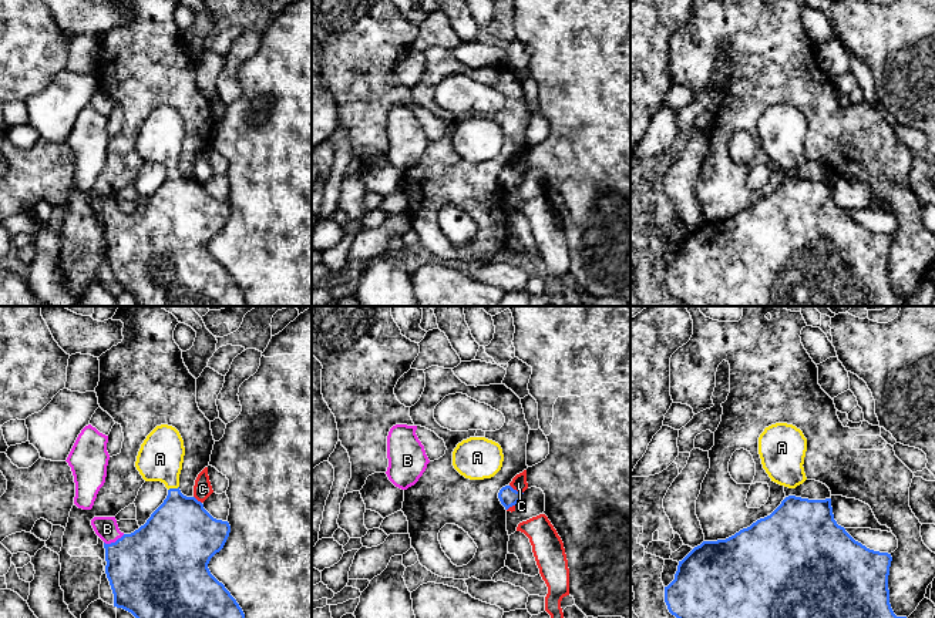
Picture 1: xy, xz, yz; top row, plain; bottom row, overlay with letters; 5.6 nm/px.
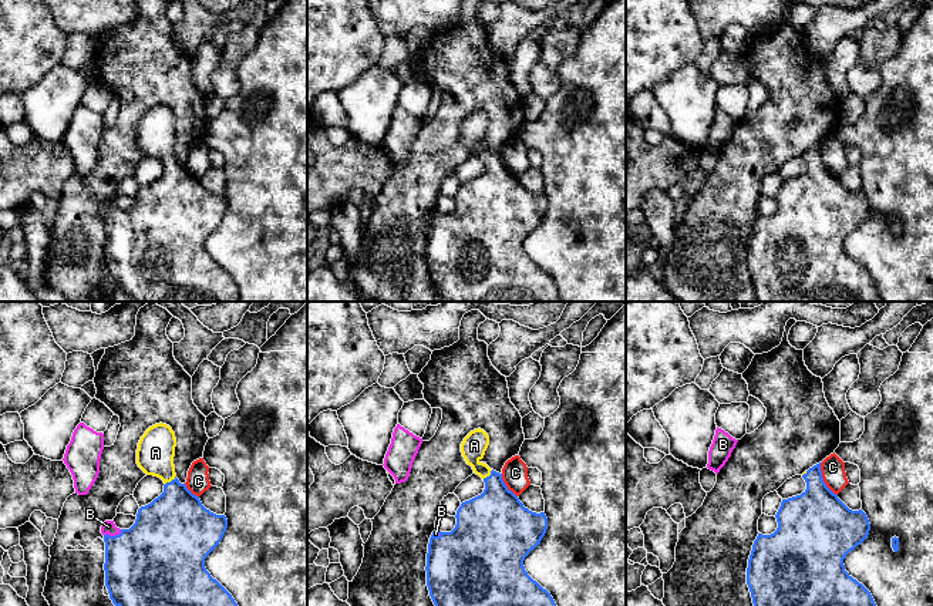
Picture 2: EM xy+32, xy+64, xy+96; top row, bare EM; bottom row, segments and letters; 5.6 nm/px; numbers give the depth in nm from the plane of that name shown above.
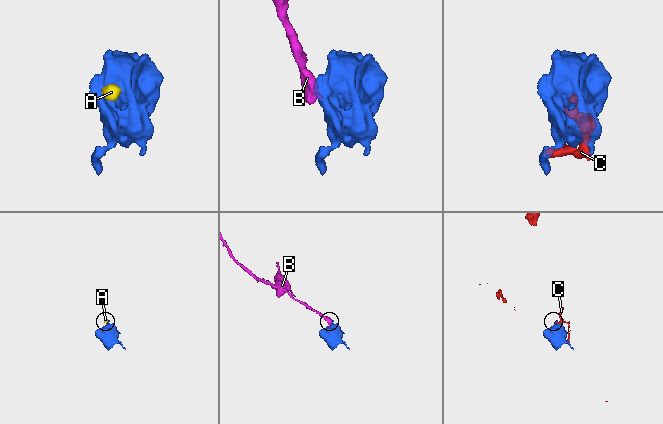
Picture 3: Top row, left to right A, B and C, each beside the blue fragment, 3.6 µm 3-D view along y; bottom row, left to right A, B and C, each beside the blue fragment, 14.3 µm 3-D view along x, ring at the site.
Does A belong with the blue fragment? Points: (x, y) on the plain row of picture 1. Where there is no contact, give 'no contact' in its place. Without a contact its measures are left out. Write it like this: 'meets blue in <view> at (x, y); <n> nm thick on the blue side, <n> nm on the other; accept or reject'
meets blue in xy at (172, 170); 380 nm thick on the blue side, 260 nm on the other; accept

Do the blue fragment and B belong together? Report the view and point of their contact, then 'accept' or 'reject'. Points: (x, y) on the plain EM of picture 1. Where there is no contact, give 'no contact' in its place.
xy (115, 222) | accept

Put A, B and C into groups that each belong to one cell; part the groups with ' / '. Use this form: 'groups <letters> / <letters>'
groups A B / C

